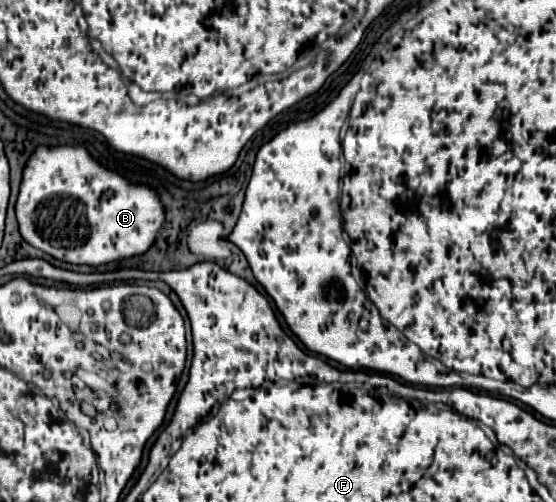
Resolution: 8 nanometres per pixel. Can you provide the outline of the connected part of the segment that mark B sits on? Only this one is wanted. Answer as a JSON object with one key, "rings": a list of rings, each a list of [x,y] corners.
{"rings":[[[40,146],[24,168],[20,194],[16,202],[16,218],[18,218],[20,234],[30,246],[70,264],[100,266],[112,260],[122,260],[134,254],[144,254],[152,246],[164,222],[164,208],[158,196],[148,186],[130,184],[116,172],[96,162],[82,146],[78,148]]]}

